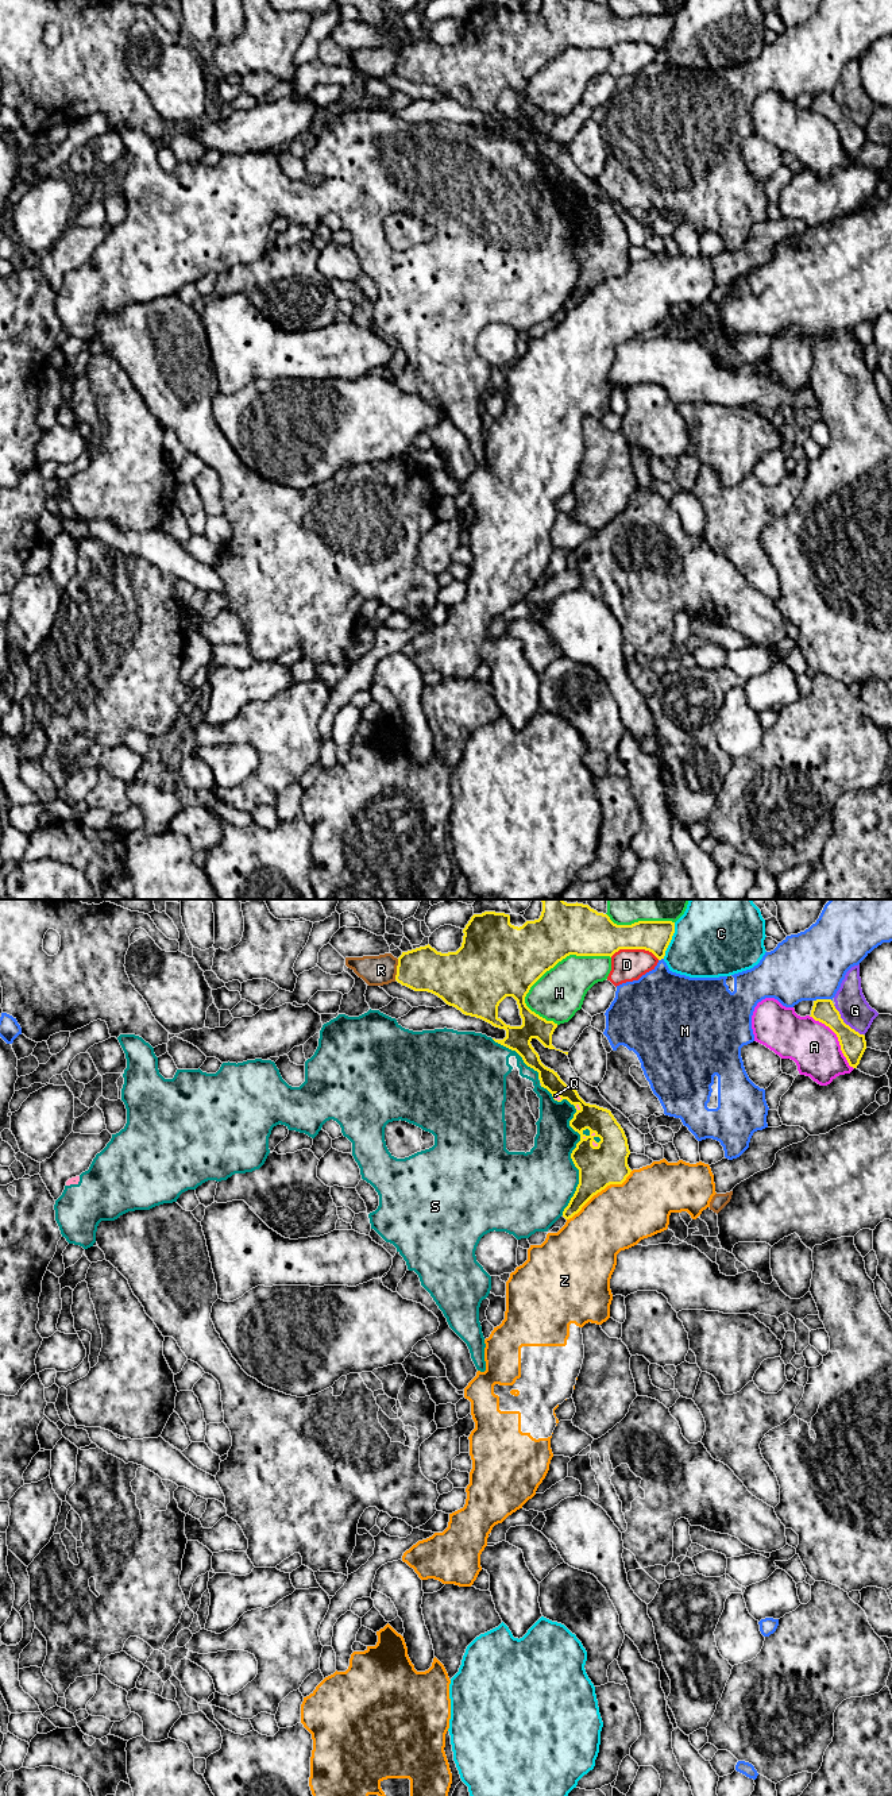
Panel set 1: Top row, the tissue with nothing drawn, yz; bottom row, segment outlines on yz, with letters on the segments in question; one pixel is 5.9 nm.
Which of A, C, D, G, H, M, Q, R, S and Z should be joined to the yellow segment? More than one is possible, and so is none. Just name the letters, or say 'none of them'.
none of them

